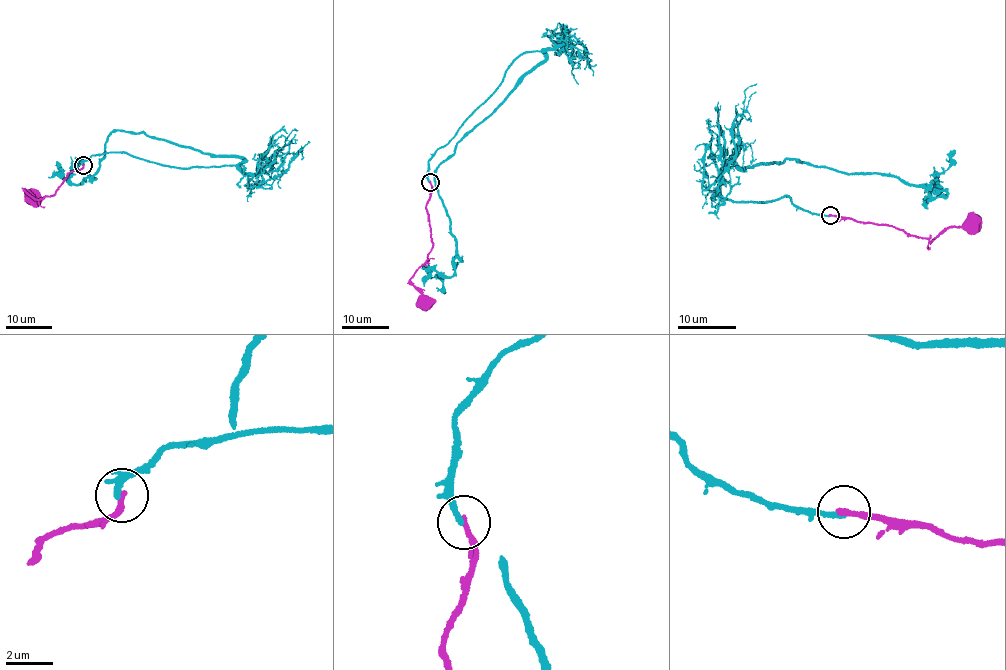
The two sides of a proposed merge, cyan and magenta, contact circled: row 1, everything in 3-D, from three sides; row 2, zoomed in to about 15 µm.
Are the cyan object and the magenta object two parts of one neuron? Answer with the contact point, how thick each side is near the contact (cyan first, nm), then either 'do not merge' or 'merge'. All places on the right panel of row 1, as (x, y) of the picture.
at (830, 215); 240 nm thick on the cyan side, 260 nm on the other; do not merge

